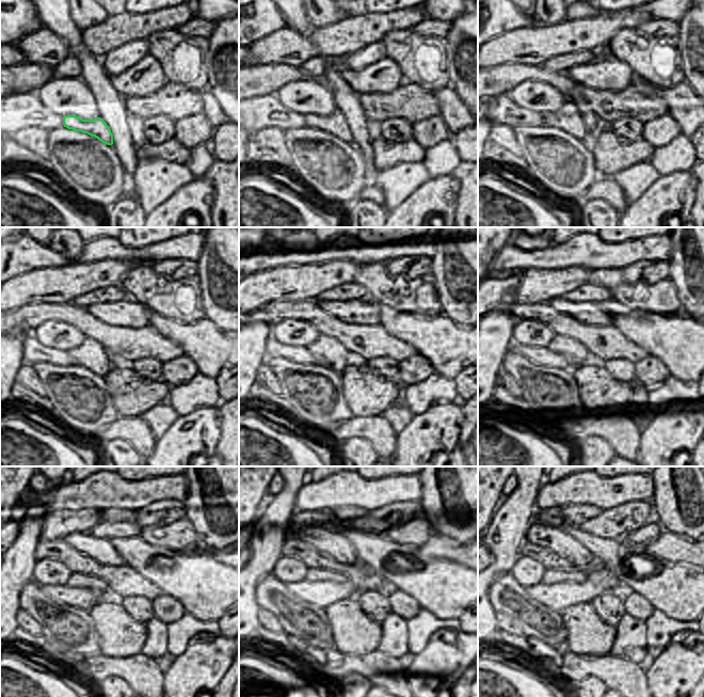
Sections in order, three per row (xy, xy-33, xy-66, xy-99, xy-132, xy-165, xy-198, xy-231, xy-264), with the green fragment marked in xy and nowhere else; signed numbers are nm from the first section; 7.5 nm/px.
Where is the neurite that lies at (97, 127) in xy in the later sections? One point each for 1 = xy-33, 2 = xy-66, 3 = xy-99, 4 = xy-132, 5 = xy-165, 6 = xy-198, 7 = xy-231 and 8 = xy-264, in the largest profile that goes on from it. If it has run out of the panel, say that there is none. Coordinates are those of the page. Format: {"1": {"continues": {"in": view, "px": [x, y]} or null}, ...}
{"1": {"continues": {"in": "xy-33", "px": [336, 124]}}, "2": {"continues": {"in": "xy-66", "px": [570, 119]}}, "3": {"continues": {"in": "xy-99", "px": [92, 354]}}, "4": {"continues": {"in": "xy-132", "px": [329, 350]}}, "5": {"continues": {"in": "xy-165", "px": [574, 350]}}, "6": {"continues": {"in": "xy-198", "px": [94, 583]}}, "7": {"continues": {"in": "xy-231", "px": [316, 574]}}, "8": {"continues": {"in": "xy-264", "px": [553, 575]}}}

